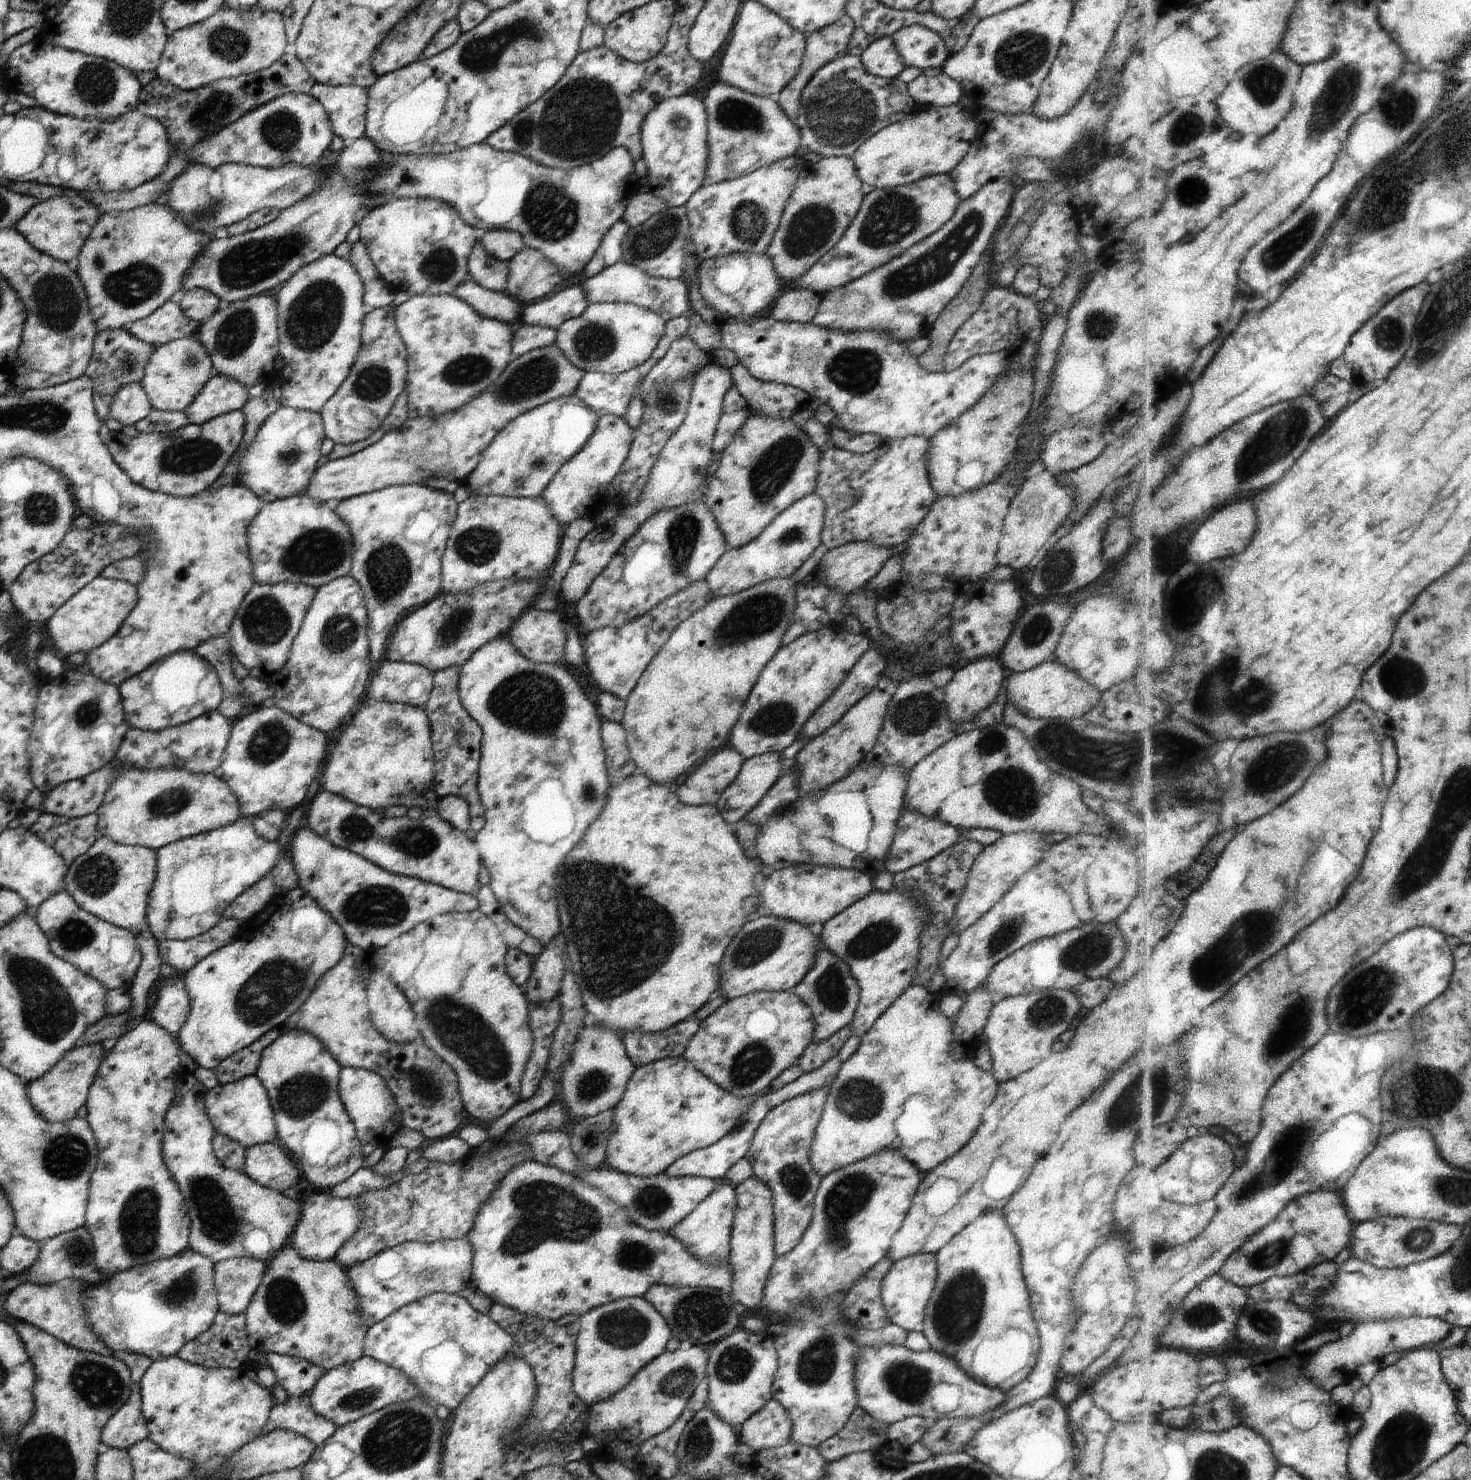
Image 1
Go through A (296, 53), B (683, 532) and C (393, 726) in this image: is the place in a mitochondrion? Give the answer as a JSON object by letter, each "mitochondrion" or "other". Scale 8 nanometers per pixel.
{"A":"other","B":"mitochondrion","C":"mitochondrion"}

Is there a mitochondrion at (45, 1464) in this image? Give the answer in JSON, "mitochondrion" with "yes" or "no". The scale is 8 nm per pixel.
{"mitochondrion":"yes"}

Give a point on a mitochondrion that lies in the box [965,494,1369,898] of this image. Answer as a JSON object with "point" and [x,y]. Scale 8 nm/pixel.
{"point":[1117,761]}

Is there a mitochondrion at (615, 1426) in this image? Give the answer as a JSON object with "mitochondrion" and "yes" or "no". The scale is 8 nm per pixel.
{"mitochondrion":"no"}

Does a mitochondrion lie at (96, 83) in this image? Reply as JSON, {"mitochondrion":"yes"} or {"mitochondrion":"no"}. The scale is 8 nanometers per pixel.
{"mitochondrion":"yes"}

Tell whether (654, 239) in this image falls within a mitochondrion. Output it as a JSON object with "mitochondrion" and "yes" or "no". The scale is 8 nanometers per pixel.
{"mitochondrion":"yes"}

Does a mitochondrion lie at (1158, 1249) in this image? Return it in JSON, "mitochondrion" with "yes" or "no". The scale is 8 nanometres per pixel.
{"mitochondrion":"no"}

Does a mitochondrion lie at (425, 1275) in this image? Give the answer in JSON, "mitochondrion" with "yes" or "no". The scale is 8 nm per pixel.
{"mitochondrion":"yes"}

